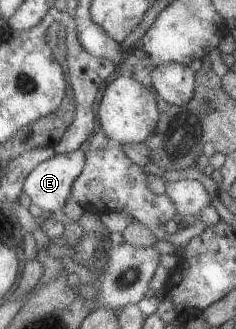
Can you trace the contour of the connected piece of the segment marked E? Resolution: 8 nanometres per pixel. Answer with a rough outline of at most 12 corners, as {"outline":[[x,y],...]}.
{"outline":[[85,153],[53,154],[25,176],[22,191],[60,213]]}

